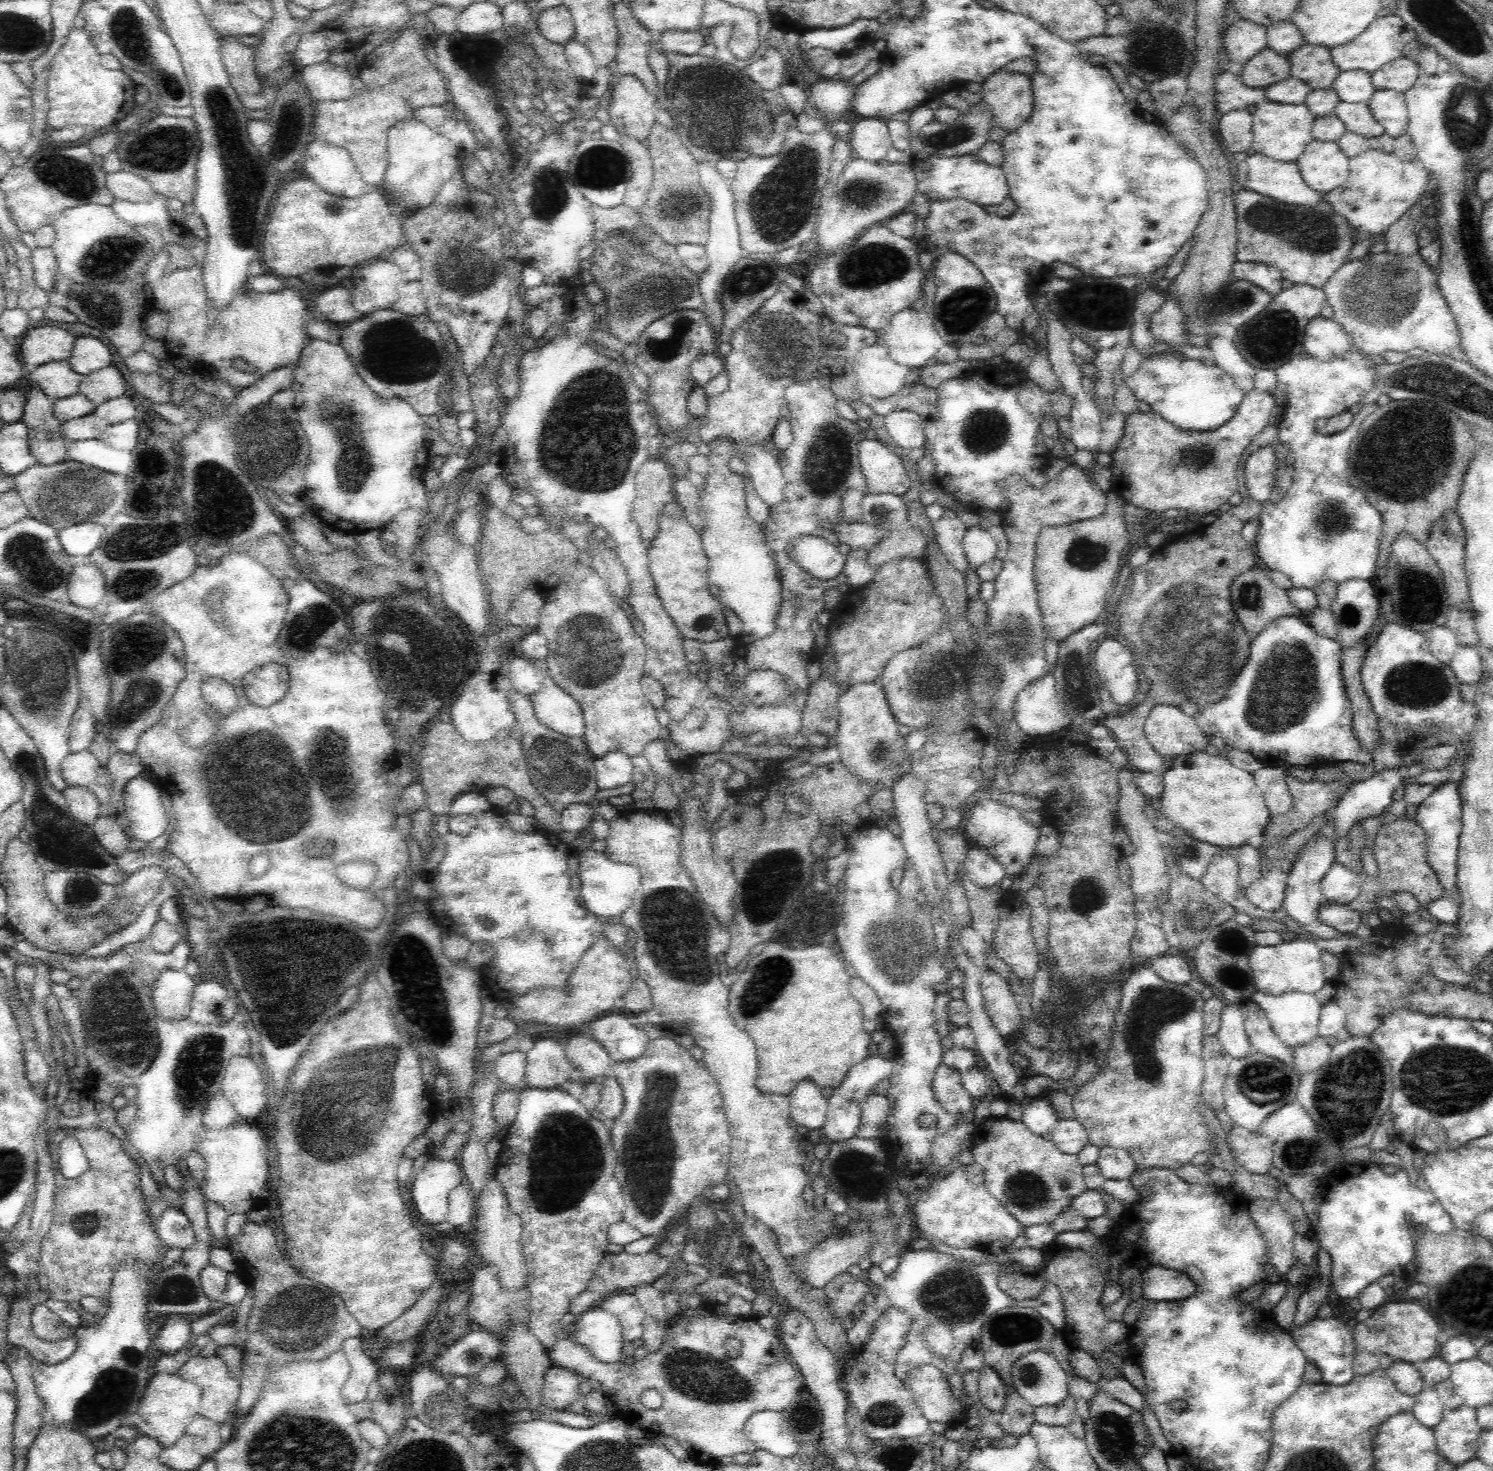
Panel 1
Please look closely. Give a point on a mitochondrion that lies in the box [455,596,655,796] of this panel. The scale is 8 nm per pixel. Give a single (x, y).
(589, 650)

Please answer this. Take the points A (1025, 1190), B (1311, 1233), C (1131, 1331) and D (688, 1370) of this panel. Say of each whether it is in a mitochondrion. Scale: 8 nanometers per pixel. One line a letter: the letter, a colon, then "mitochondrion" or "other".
A: mitochondrion
B: other
C: other
D: mitochondrion

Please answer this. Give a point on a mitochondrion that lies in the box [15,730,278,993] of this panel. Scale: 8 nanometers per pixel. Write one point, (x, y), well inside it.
(45, 809)

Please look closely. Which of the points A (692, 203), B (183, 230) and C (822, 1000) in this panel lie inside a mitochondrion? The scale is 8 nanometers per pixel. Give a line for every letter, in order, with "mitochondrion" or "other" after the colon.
A: mitochondrion
B: other
C: other

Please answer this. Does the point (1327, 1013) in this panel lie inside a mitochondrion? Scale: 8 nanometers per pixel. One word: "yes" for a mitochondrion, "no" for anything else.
no

